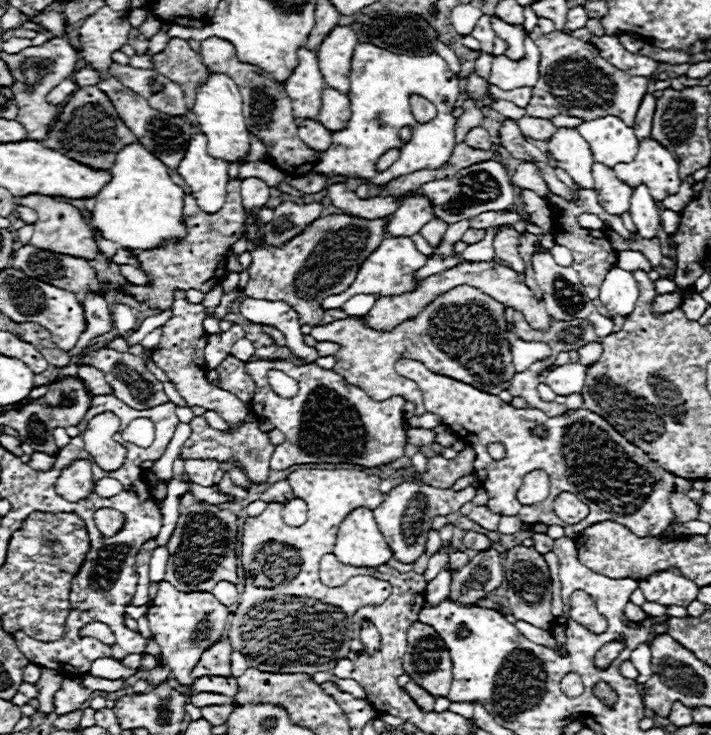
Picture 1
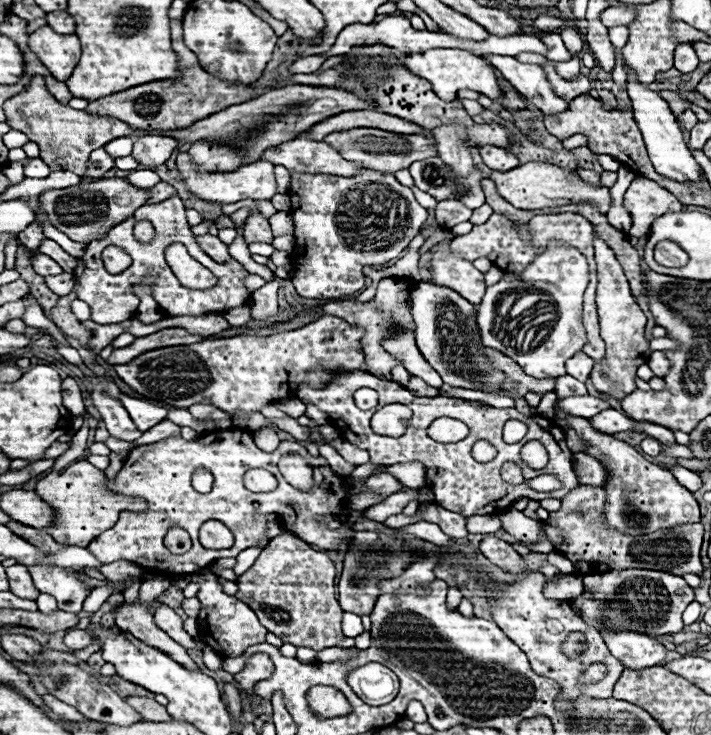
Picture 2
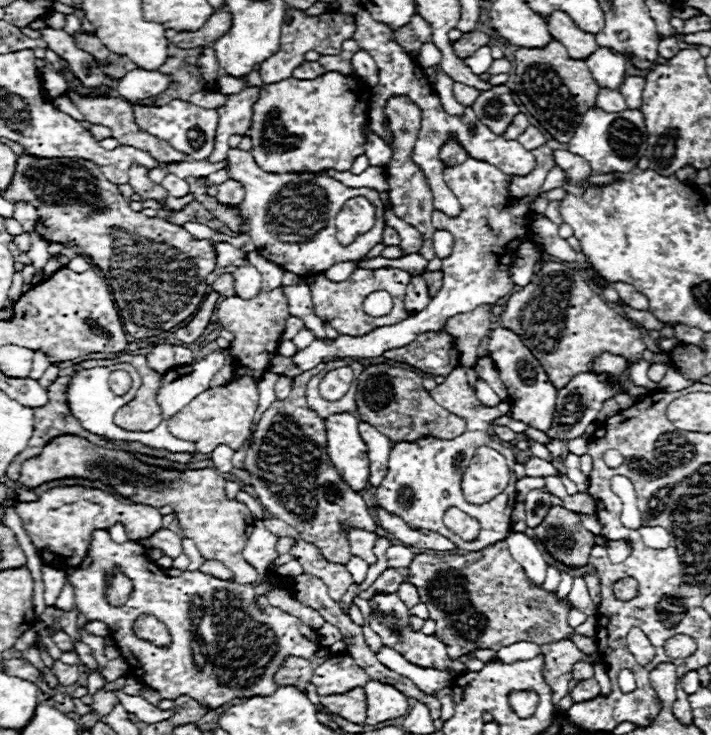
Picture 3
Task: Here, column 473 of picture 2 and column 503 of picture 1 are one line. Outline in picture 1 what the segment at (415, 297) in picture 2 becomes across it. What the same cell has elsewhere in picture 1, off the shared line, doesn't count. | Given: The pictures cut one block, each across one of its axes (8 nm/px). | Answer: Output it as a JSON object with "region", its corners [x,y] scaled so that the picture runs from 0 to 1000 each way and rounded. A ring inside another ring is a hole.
{"region":[[[647,389],[619,400],[585,433],[568,435],[549,452],[526,449],[504,433],[484,433],[464,444],[440,445],[437,457],[446,464],[478,468],[478,476],[470,482],[473,498],[467,503],[484,512],[489,522],[512,528],[526,544],[565,539],[565,525],[546,525],[549,520],[560,520],[560,512],[554,512],[554,493],[565,484],[594,490],[608,506],[653,517],[678,533],[703,536],[709,528],[703,522],[717,520],[726,509],[709,424],[709,414],[692,408],[672,392]]]}

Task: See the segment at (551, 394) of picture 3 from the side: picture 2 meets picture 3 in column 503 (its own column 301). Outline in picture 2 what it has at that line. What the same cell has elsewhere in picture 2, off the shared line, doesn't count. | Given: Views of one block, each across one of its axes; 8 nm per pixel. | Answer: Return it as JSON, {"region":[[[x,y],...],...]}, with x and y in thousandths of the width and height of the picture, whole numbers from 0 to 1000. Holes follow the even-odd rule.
{"region":[[[453,430],[439,441],[430,441],[419,449],[394,452],[385,457],[326,457],[326,460],[293,460],[270,471],[236,471],[197,482],[180,495],[163,495],[160,503],[166,512],[200,541],[231,547],[248,555],[267,555],[270,550],[301,550],[309,558],[329,561],[363,561],[368,550],[383,550],[397,539],[414,539],[419,522],[428,517],[453,528],[464,517],[473,501],[504,501],[518,503],[512,482],[506,479],[509,449],[487,441],[473,430]]]}

